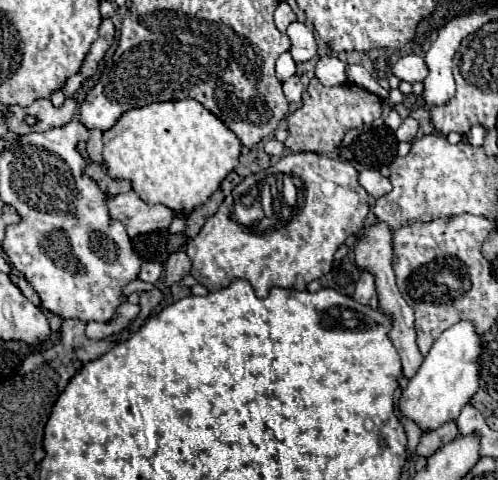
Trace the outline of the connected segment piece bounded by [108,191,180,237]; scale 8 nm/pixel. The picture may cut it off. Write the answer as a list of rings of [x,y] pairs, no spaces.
[[[128,191],[128,193],[112,197],[108,201],[108,207],[110,207],[112,219],[126,223],[130,237],[152,233],[152,231],[164,231],[170,227],[172,219],[180,215],[166,205],[144,203],[136,195],[136,191]]]

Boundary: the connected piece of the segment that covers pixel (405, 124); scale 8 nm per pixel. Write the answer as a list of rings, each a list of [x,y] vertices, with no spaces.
[[[408,117],[402,121],[402,125],[396,129],[396,139],[398,141],[406,141],[406,143],[412,143],[416,139],[416,131],[418,131],[418,123]]]

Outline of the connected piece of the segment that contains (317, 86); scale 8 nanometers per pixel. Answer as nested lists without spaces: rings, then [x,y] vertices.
[[[312,79],[308,85],[308,97],[304,97],[302,107],[296,109],[290,117],[286,117],[290,135],[284,141],[284,145],[292,151],[328,153],[340,145],[340,141],[348,129],[368,125],[374,119],[378,119],[380,113],[382,113],[380,97],[368,93],[366,89],[350,85],[350,83],[326,87],[318,79]]]

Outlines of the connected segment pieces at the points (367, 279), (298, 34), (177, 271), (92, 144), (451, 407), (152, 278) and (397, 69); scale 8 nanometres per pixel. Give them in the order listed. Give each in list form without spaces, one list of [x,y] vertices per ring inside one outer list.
[[[362,273],[360,281],[356,283],[356,291],[354,291],[352,299],[362,303],[362,305],[368,305],[368,307],[376,307],[378,305],[376,287],[374,287],[374,279],[372,279],[370,273]]]
[[[294,21],[288,25],[286,29],[288,37],[290,37],[290,55],[294,57],[296,63],[302,63],[302,61],[308,61],[316,55],[316,41],[314,41],[314,35],[312,31],[300,23],[300,21]]]
[[[176,251],[168,257],[166,263],[166,285],[174,285],[178,281],[182,281],[192,269],[192,261],[184,251]]]
[[[90,129],[88,155],[94,163],[102,163],[102,131],[100,129]]]
[[[460,321],[460,323],[452,325],[450,329],[446,329],[436,339],[430,353],[424,357],[418,373],[410,379],[408,387],[404,389],[400,403],[398,403],[398,415],[414,421],[422,433],[434,431],[440,425],[444,425],[446,421],[456,419],[460,415],[462,407],[478,391],[480,351],[482,351],[480,335],[474,331],[472,323]]]
[[[146,261],[146,263],[142,263],[142,267],[140,267],[140,275],[138,275],[138,279],[140,279],[140,281],[156,283],[158,277],[160,277],[160,273],[162,273],[162,265],[160,265],[160,263]]]
[[[404,55],[400,57],[394,67],[392,73],[400,79],[400,81],[424,81],[424,75],[428,75],[428,69],[424,67],[424,59],[418,55]]]

